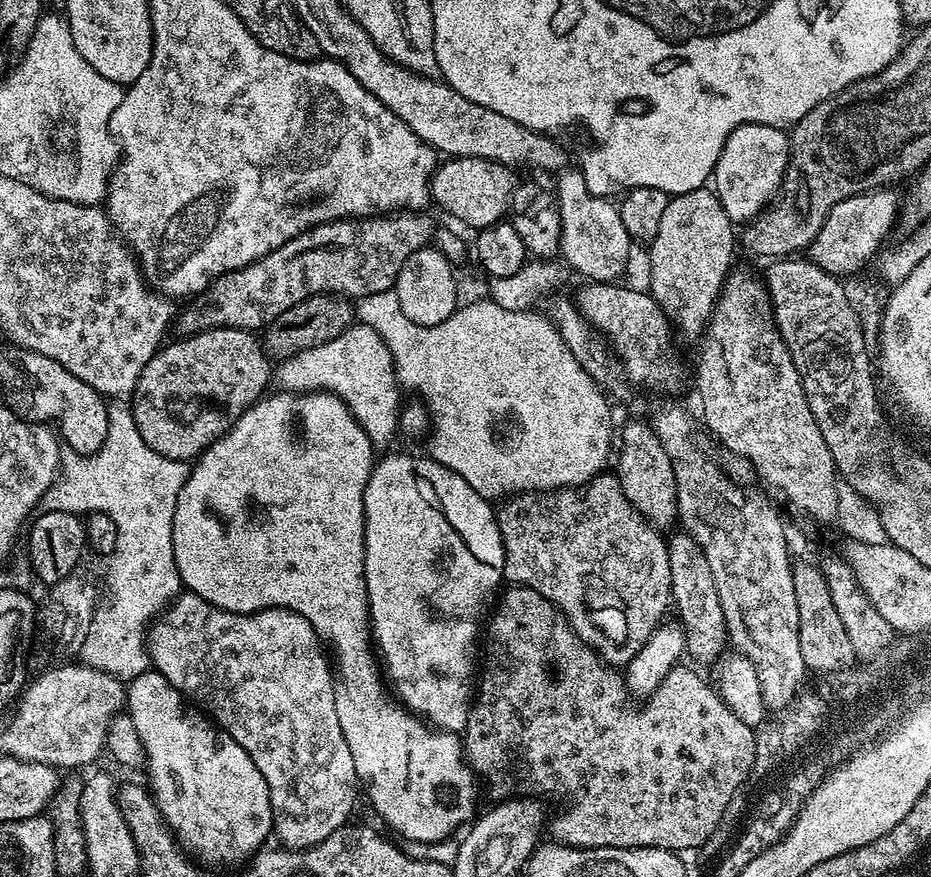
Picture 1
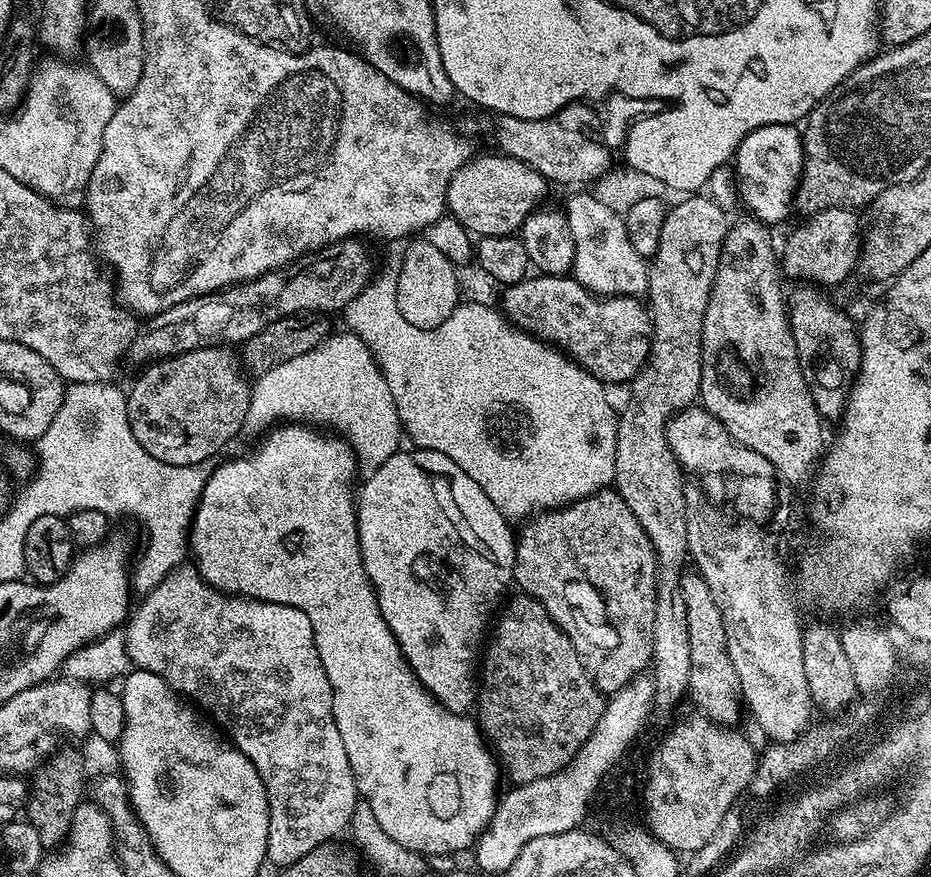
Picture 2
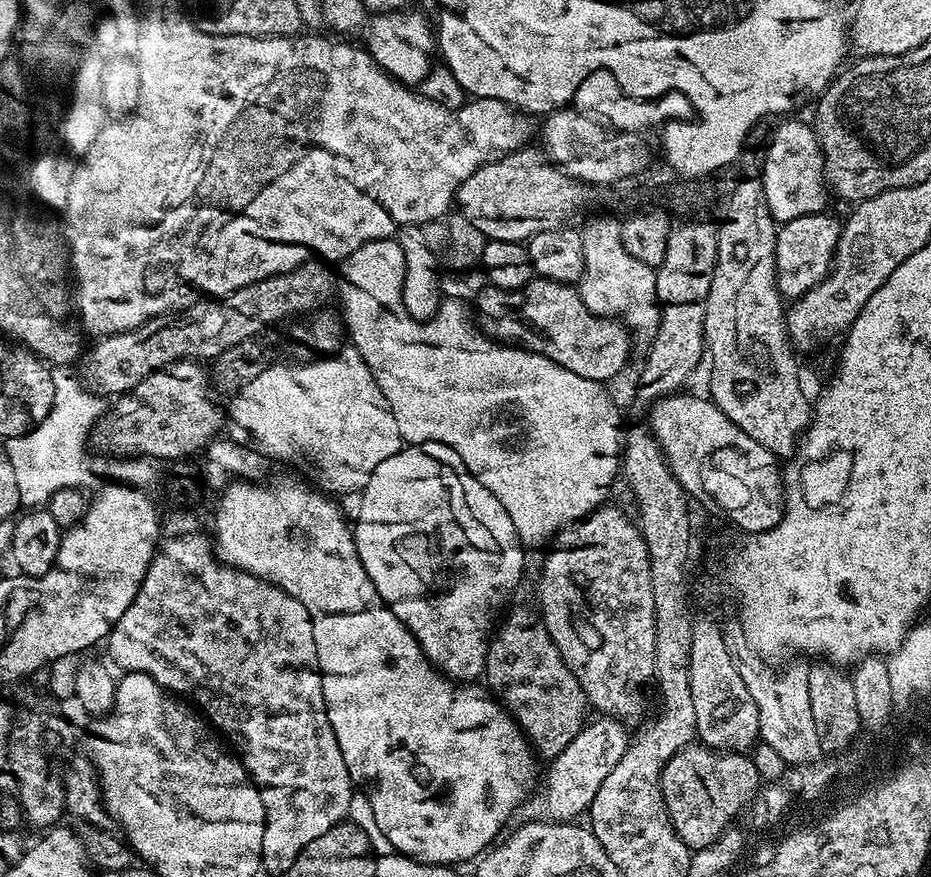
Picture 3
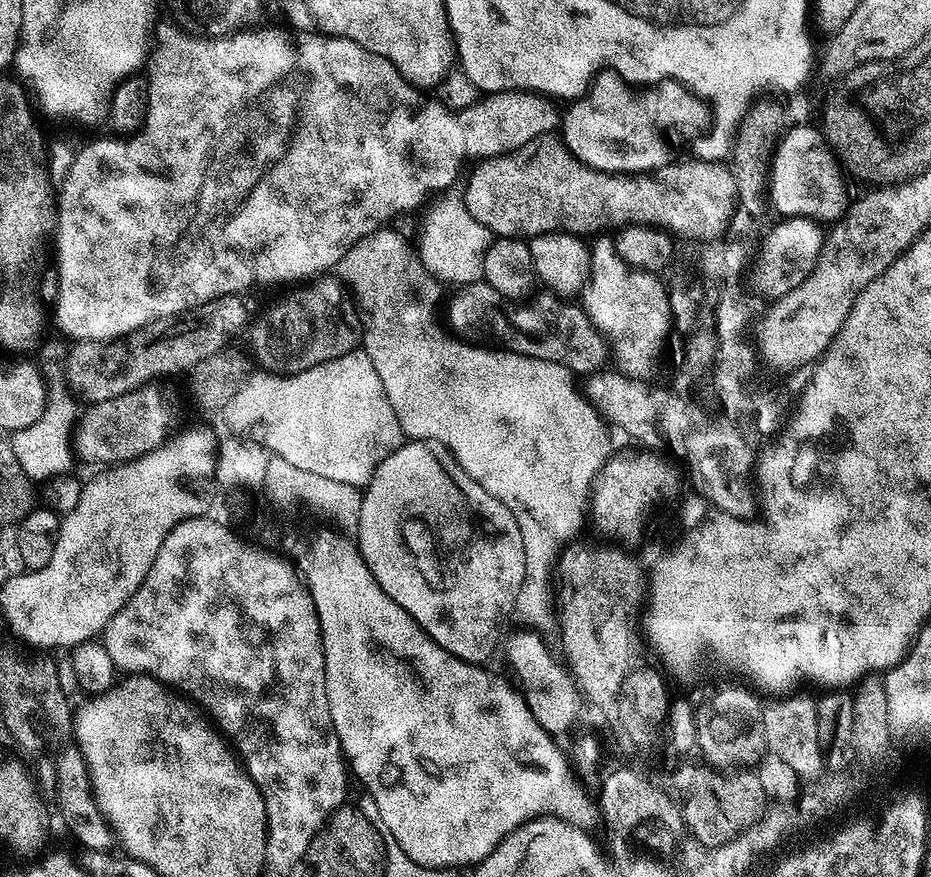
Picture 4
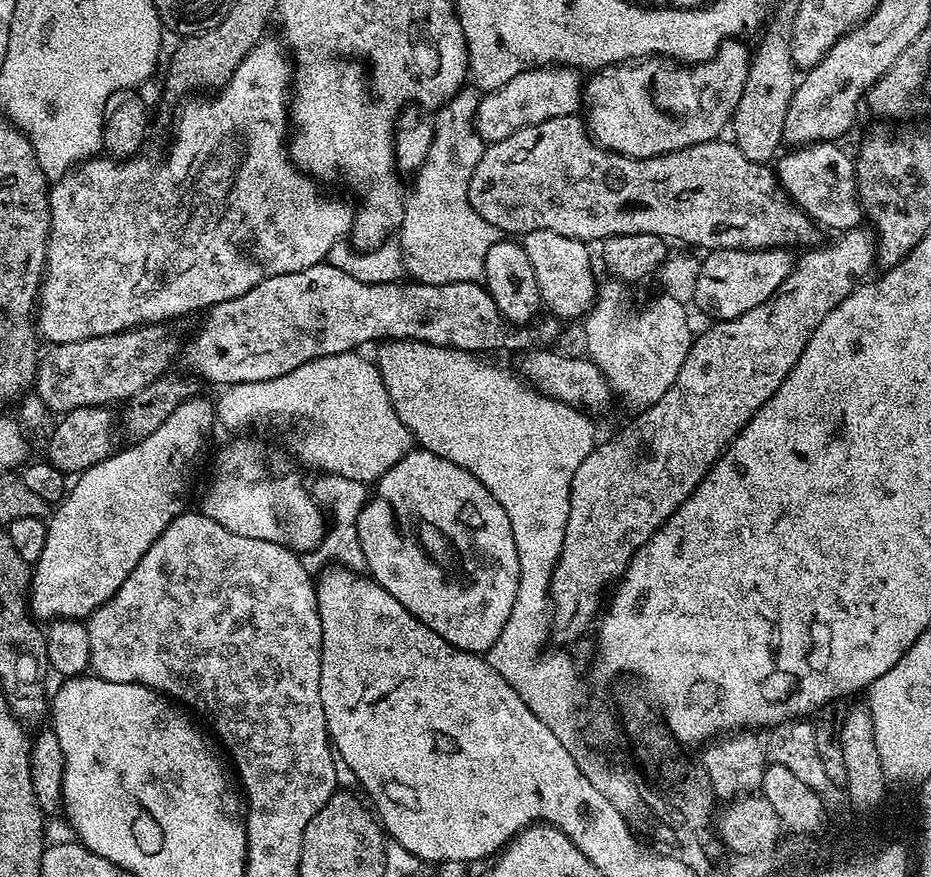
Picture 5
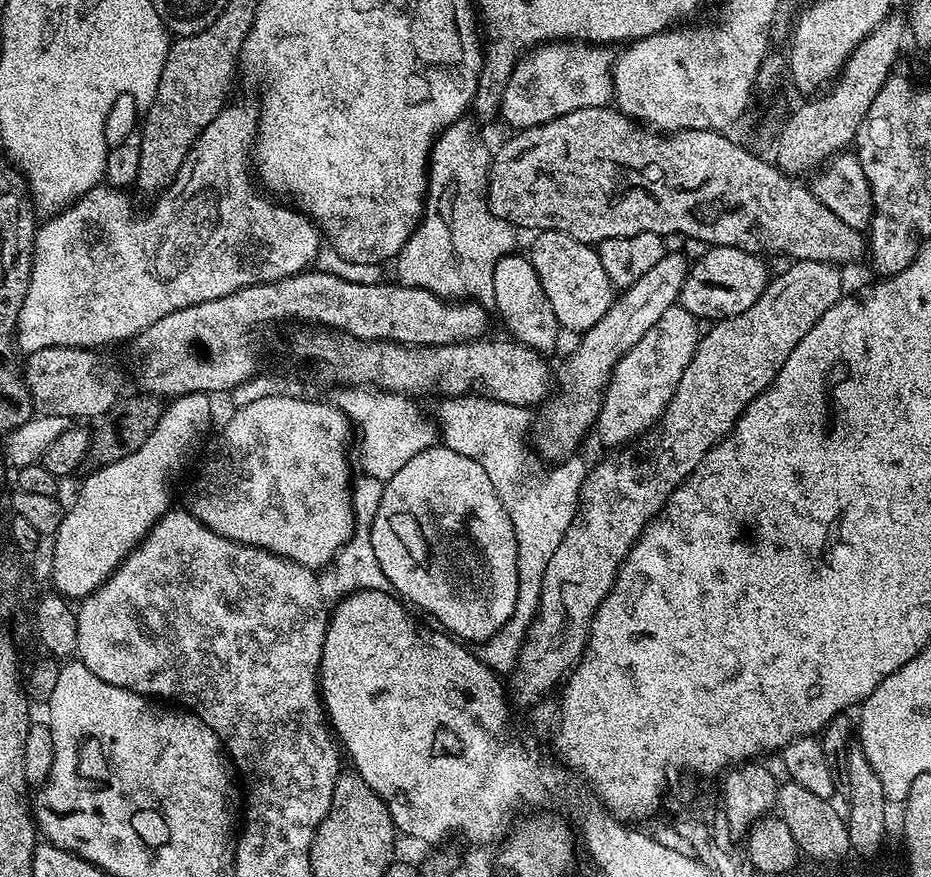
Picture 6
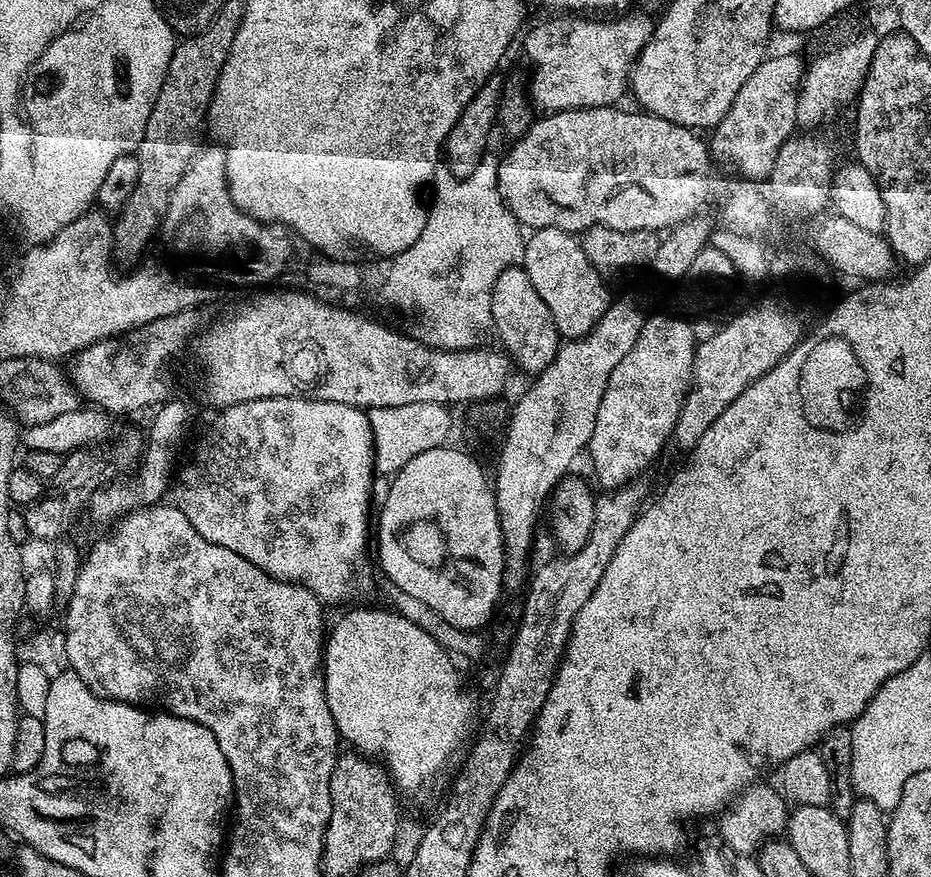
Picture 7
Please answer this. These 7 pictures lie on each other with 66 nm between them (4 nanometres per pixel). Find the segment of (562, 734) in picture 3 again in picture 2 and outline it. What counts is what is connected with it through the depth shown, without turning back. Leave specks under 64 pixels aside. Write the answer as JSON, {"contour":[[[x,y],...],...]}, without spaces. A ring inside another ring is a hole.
{"contour":[[[516,594],[494,628],[495,624],[482,652],[484,685],[478,688],[480,731],[498,757],[503,775],[507,779],[509,776],[513,785],[534,782],[562,770],[576,757],[602,718],[606,696],[588,675],[566,633],[554,623],[550,614],[546,614],[542,602],[533,596]]]}

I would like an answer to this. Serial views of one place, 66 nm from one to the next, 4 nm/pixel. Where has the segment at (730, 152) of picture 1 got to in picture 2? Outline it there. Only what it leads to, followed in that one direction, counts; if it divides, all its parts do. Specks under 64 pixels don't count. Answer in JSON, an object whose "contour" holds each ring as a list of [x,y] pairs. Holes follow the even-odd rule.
{"contour":[[[767,124],[755,128],[742,138],[736,148],[736,184],[740,187],[740,200],[751,215],[767,226],[784,220],[794,208],[796,187],[804,173],[804,142],[799,127],[791,124]]]}

